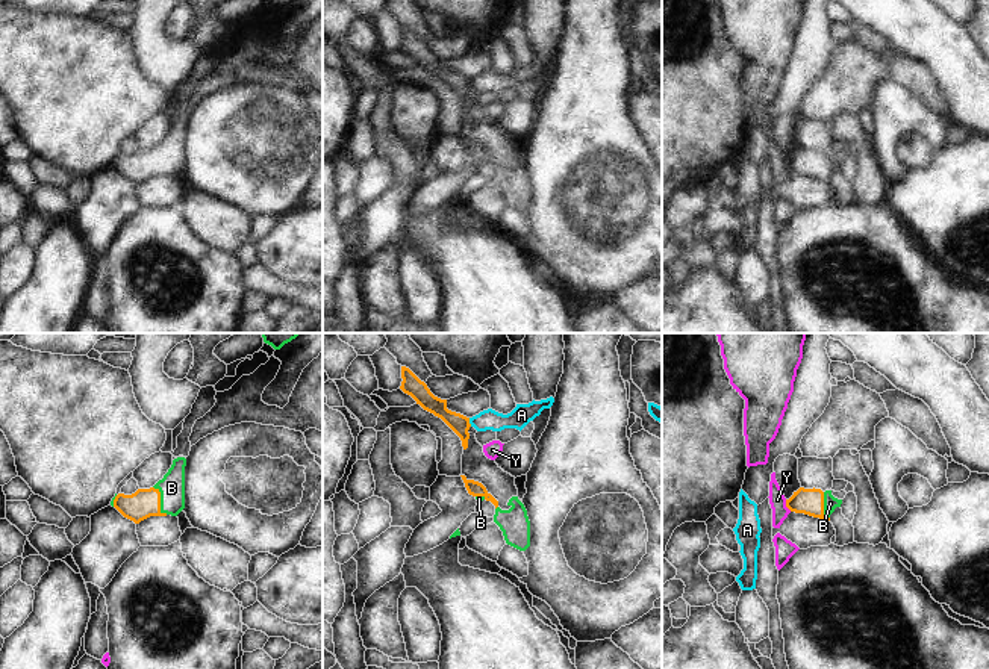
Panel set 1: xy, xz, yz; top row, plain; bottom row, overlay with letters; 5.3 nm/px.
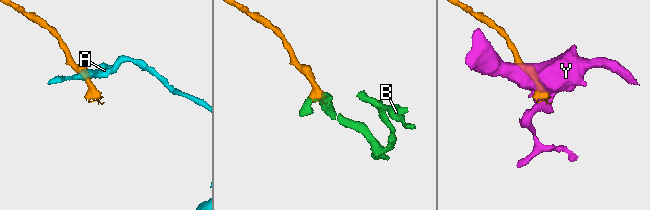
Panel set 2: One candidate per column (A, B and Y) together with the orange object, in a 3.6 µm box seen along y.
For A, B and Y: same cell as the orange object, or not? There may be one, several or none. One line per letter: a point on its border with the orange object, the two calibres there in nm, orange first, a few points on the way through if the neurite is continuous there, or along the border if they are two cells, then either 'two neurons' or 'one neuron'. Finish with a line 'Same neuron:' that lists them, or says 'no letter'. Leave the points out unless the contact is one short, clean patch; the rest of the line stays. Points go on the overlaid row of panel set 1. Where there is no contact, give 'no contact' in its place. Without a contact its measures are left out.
A: meets orange in xz at (468, 423); 100 nm thick on the orange side, 110 nm on the other; border along xz (468, 418), (471, 426); two neurons
B: meets orange in xy at (159, 501); 160 nm thick on the orange side, 140 nm on the other; runs through xy (144, 503), (159, 501), (171, 488); one neuron
Y: meets orange in yz at (786, 506); 140 nm thick on the orange side, 90 nm on the other; border along yz (785, 500), (791, 510); two neurons
Same neuron: B

